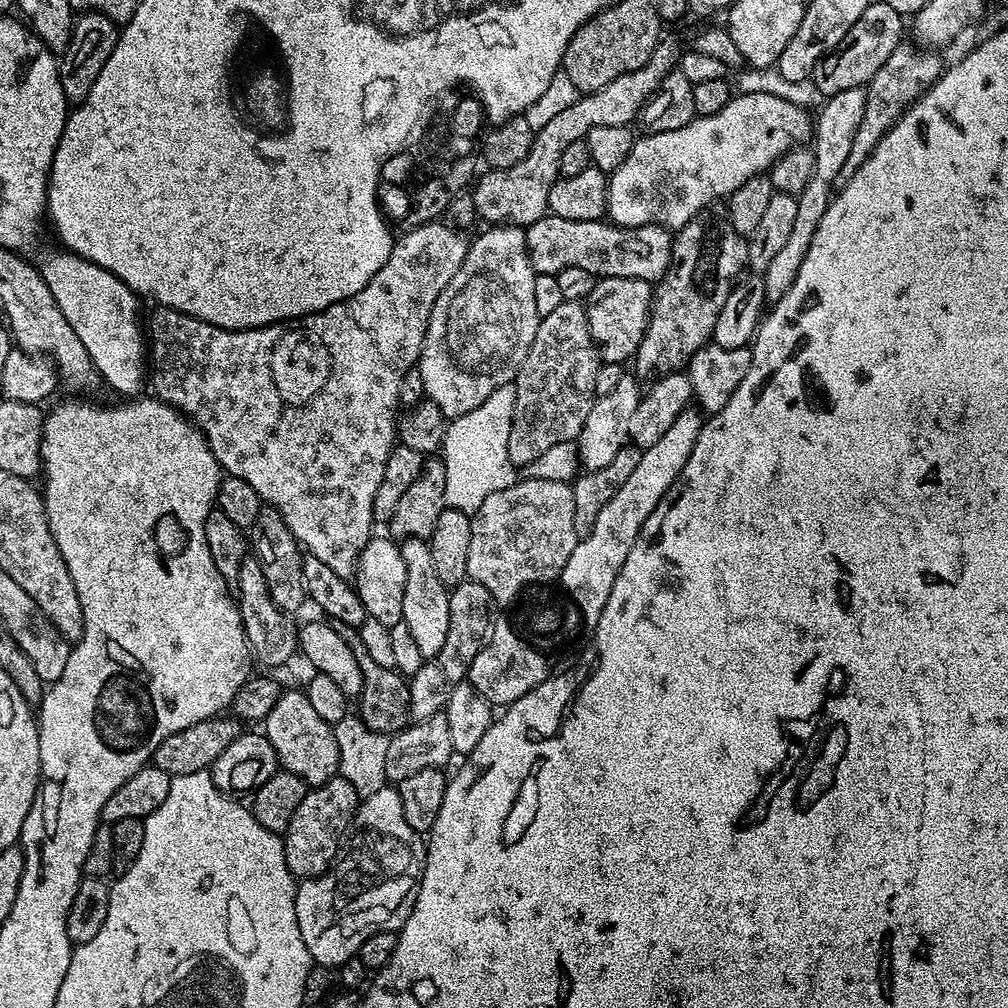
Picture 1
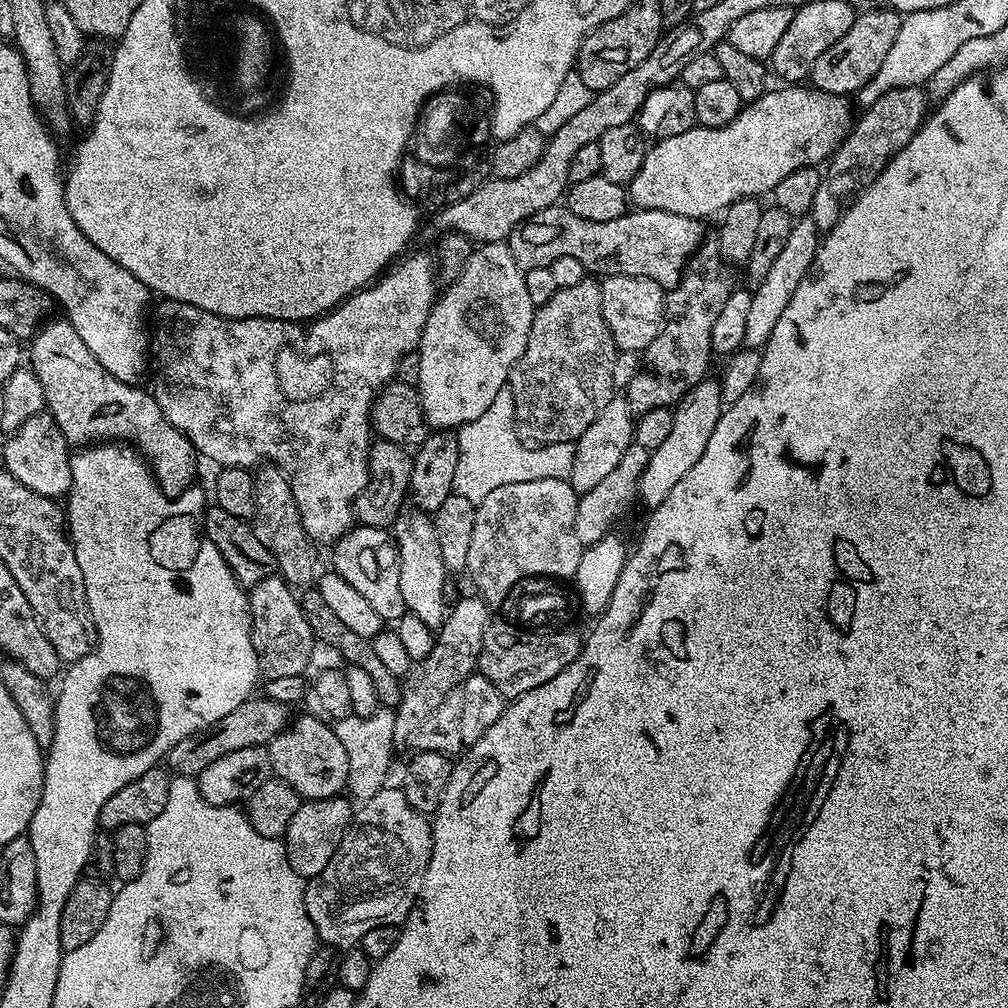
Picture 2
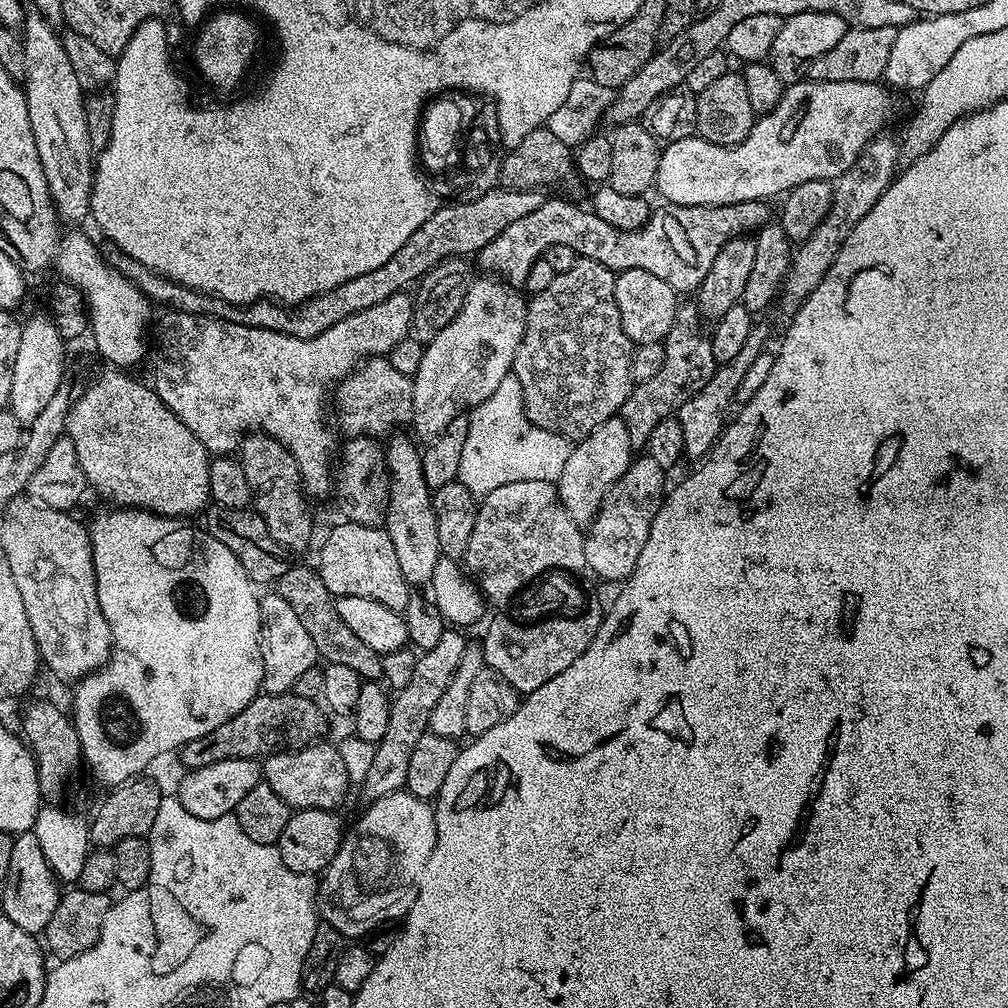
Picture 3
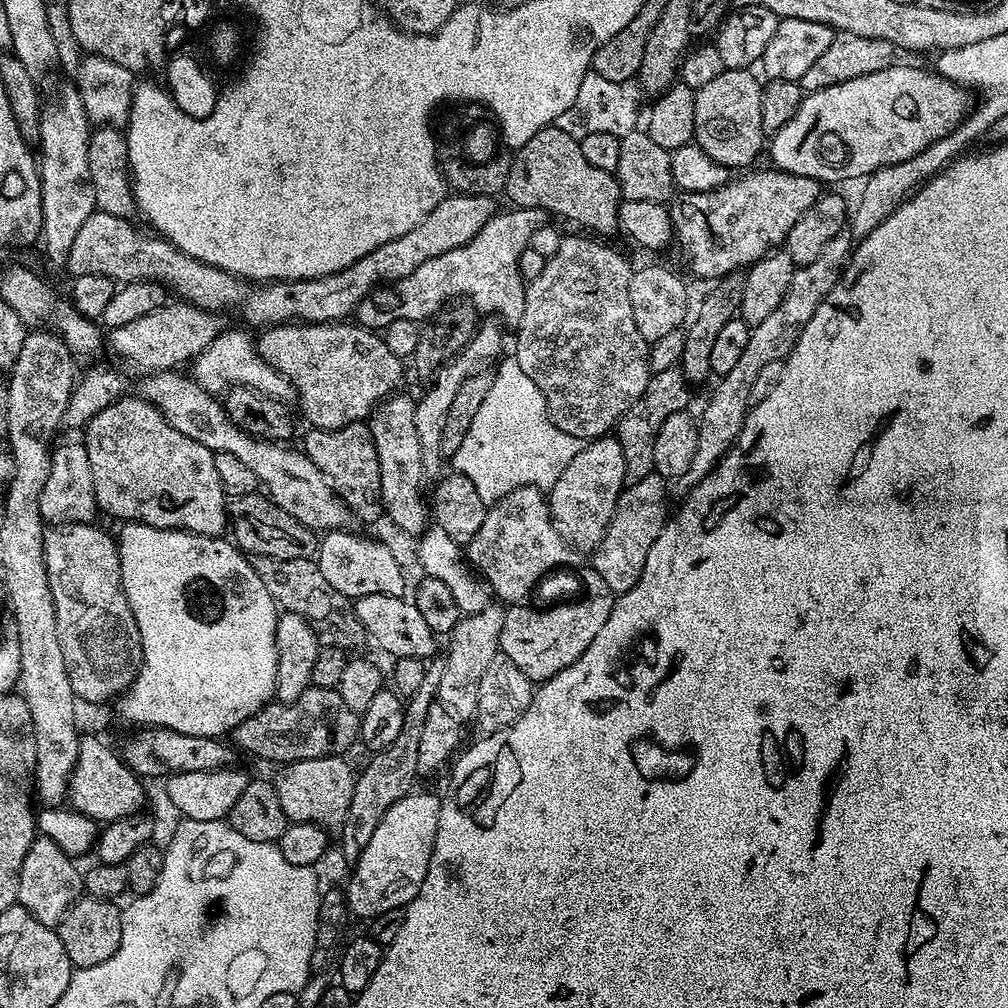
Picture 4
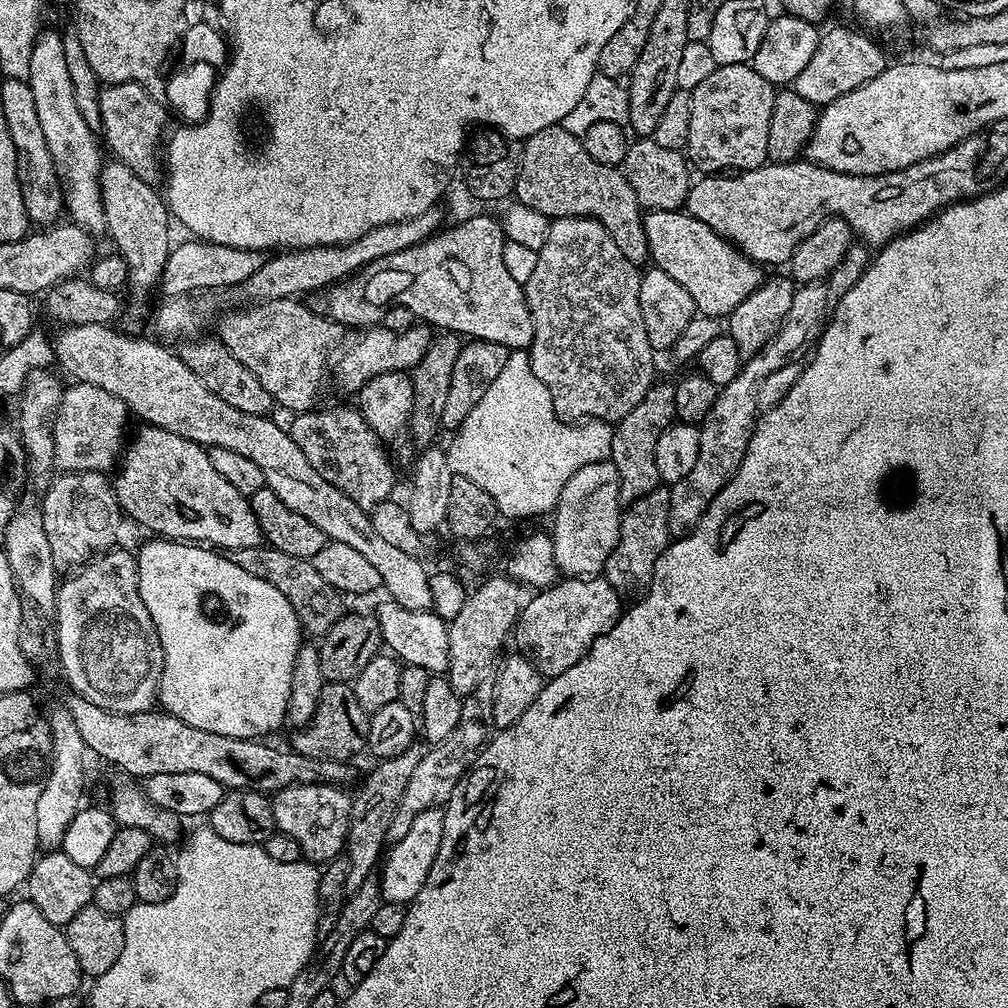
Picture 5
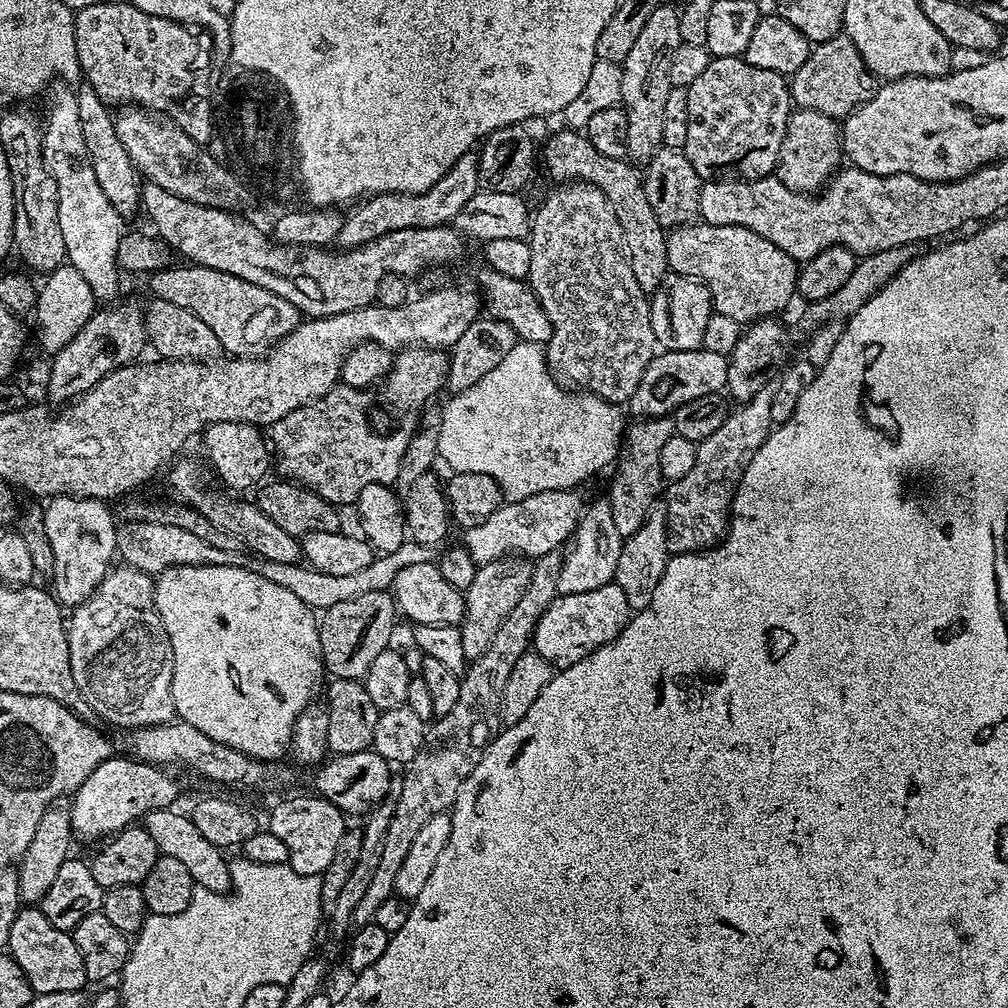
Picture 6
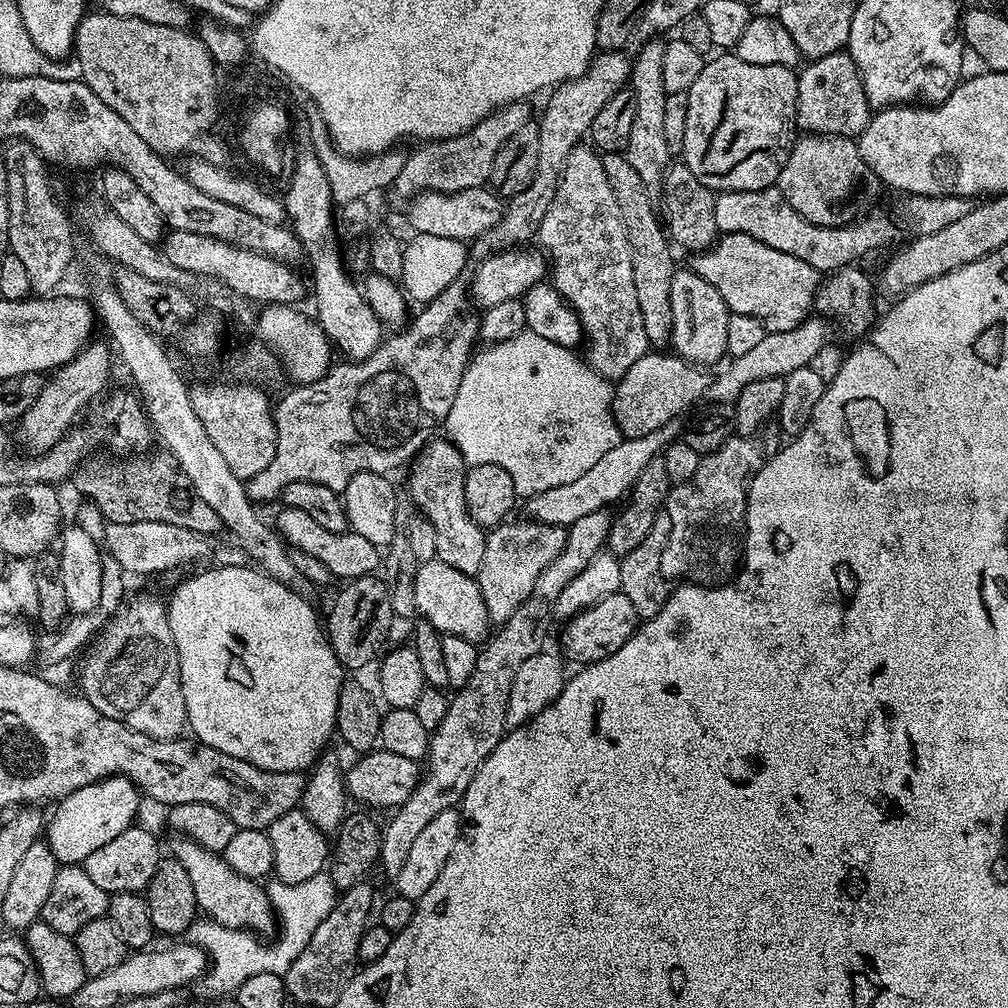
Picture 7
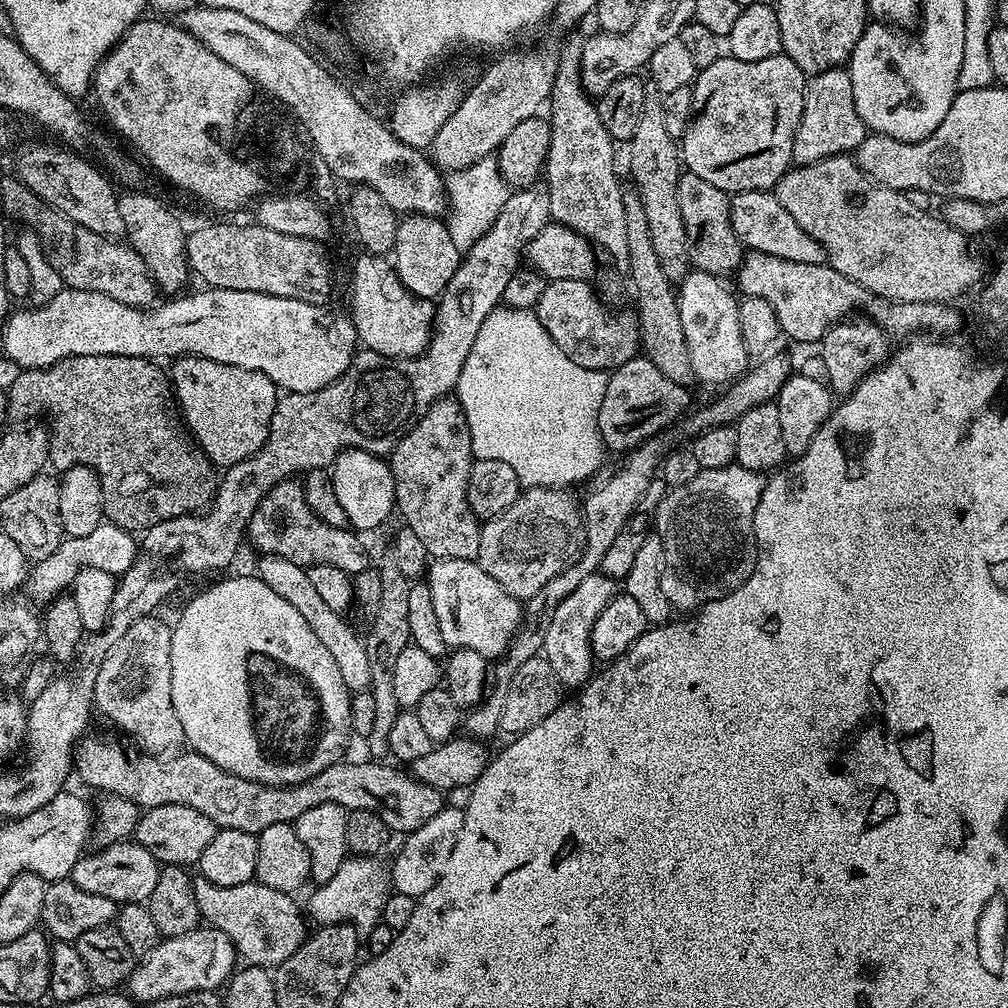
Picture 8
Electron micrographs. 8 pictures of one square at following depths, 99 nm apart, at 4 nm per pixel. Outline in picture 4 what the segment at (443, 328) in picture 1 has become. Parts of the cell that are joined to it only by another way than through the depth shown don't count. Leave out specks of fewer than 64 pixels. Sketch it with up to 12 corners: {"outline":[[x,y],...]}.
{"outline":[[481,323],[432,376],[414,426],[425,477],[441,475],[446,413],[467,376],[501,356],[499,330]]}

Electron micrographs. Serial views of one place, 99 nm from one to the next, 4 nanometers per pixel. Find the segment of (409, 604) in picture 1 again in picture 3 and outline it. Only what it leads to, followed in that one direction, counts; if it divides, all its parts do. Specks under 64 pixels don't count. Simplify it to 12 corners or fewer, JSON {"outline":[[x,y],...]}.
{"outline":[[389,435],[382,527],[402,578],[427,585],[442,555],[421,449]]}

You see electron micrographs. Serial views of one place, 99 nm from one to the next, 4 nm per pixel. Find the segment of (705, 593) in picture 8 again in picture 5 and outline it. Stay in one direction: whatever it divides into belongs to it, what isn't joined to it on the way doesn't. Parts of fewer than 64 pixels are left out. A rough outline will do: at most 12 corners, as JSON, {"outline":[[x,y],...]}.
{"outline":[[824,282],[800,284],[776,337],[741,363],[699,425],[668,519],[696,525],[738,470],[774,370],[819,341]]}

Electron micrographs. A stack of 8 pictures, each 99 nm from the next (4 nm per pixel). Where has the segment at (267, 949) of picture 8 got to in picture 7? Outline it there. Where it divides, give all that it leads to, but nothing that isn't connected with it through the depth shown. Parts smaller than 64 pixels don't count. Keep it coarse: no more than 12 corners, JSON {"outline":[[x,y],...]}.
{"outline":[[183,834],[182,862],[197,909],[227,928],[277,931],[263,883],[234,874],[221,853]]}

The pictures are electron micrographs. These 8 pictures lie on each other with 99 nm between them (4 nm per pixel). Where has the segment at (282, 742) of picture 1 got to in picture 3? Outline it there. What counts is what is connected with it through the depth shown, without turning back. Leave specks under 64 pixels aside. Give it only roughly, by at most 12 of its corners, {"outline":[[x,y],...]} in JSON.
{"outline":[[335,743],[275,752],[262,776],[293,810],[339,809],[350,788]]}

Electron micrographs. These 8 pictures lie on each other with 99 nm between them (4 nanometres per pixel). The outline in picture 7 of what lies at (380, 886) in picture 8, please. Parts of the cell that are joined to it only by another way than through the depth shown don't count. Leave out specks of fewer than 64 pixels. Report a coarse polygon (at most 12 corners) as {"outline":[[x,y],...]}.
{"outline":[[331,875],[284,884],[268,899],[273,944],[210,919],[190,936],[208,954],[217,993],[278,974],[338,899]]}

